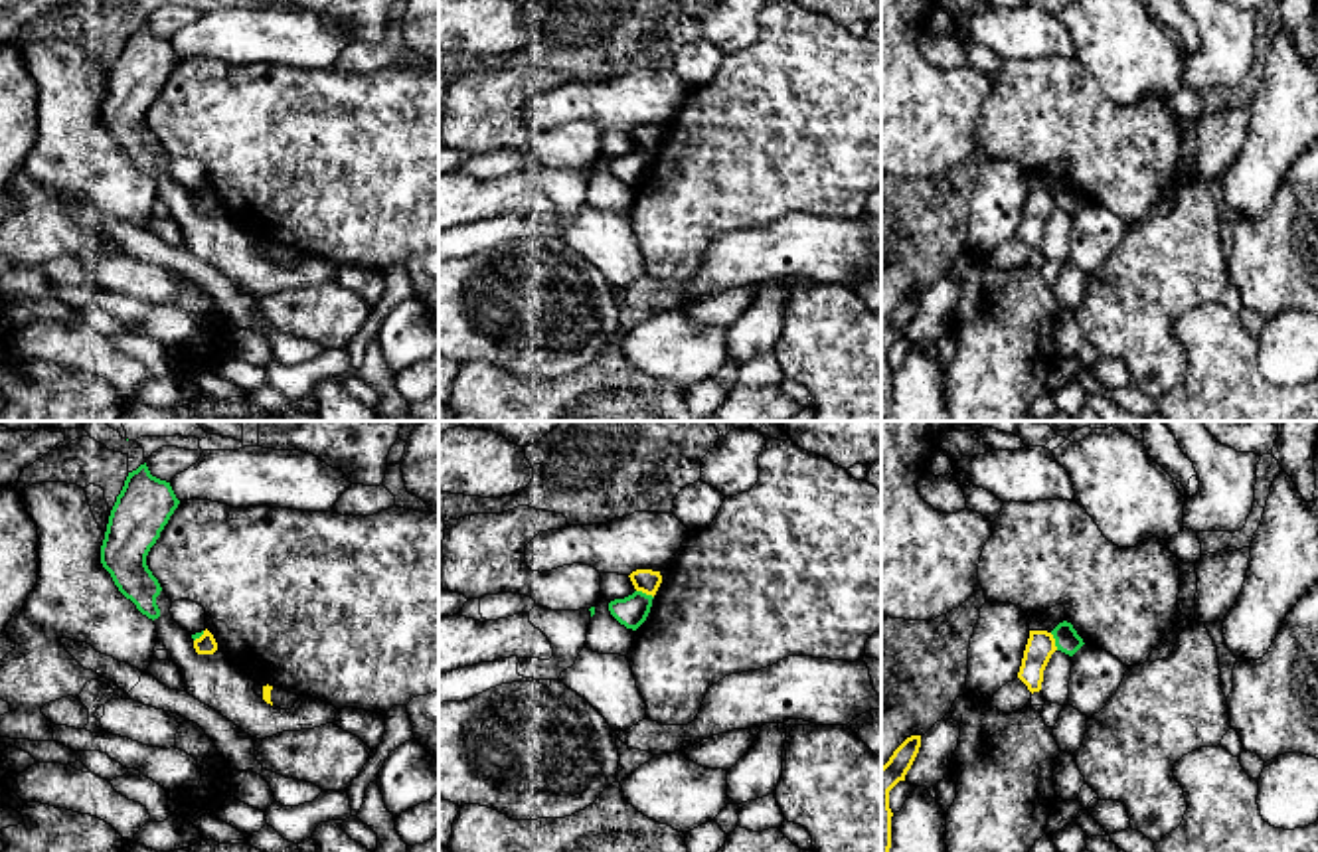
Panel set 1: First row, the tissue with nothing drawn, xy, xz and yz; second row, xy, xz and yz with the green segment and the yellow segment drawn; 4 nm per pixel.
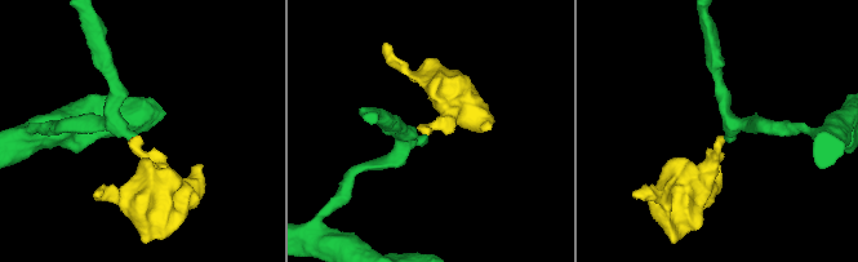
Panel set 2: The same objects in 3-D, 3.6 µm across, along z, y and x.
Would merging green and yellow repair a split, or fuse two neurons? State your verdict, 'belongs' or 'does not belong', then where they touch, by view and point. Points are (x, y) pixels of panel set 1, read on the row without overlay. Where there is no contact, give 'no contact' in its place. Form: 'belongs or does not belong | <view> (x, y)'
does not belong | xz (645, 151)

